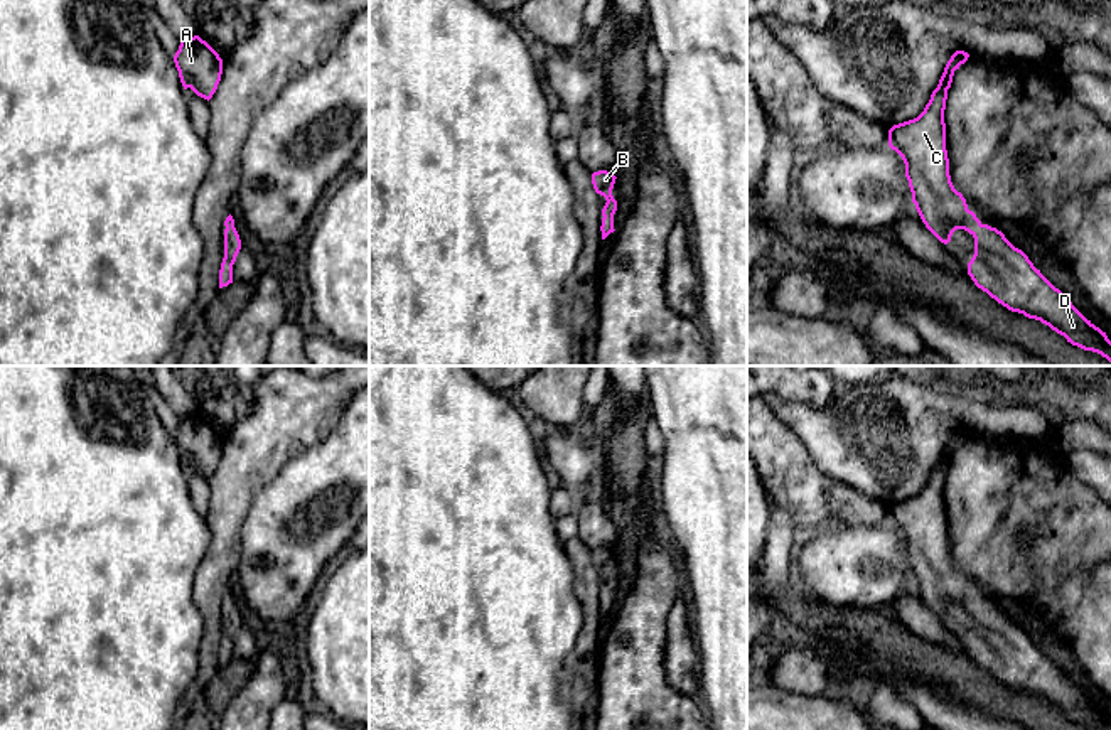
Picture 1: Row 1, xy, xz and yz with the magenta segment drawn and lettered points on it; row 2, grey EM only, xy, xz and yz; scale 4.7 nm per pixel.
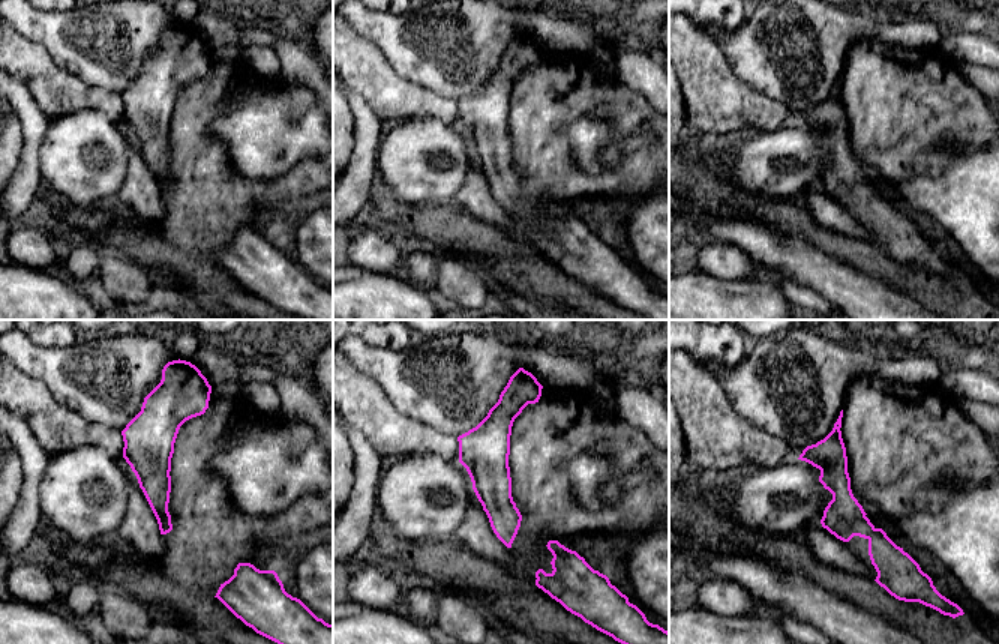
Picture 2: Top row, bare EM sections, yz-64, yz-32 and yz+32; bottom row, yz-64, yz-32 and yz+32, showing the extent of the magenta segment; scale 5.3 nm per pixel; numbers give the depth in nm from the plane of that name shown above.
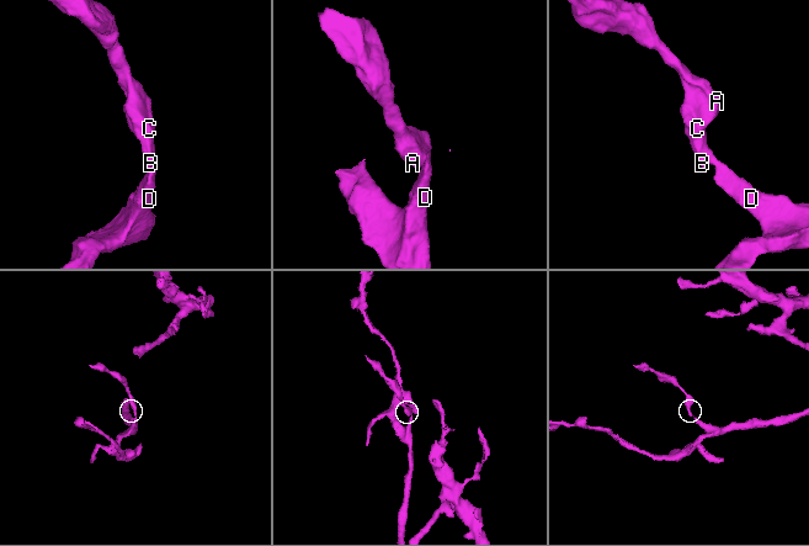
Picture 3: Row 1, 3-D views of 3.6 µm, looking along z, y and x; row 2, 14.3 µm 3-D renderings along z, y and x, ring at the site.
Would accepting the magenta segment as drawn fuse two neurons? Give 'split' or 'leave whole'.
leave whole

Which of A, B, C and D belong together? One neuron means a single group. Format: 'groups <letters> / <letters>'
groups A B C D

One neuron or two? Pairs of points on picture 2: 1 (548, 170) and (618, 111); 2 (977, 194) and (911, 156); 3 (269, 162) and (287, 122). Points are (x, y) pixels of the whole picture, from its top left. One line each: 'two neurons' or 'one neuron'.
1: one neuron
2: two neurons
3: one neuron

